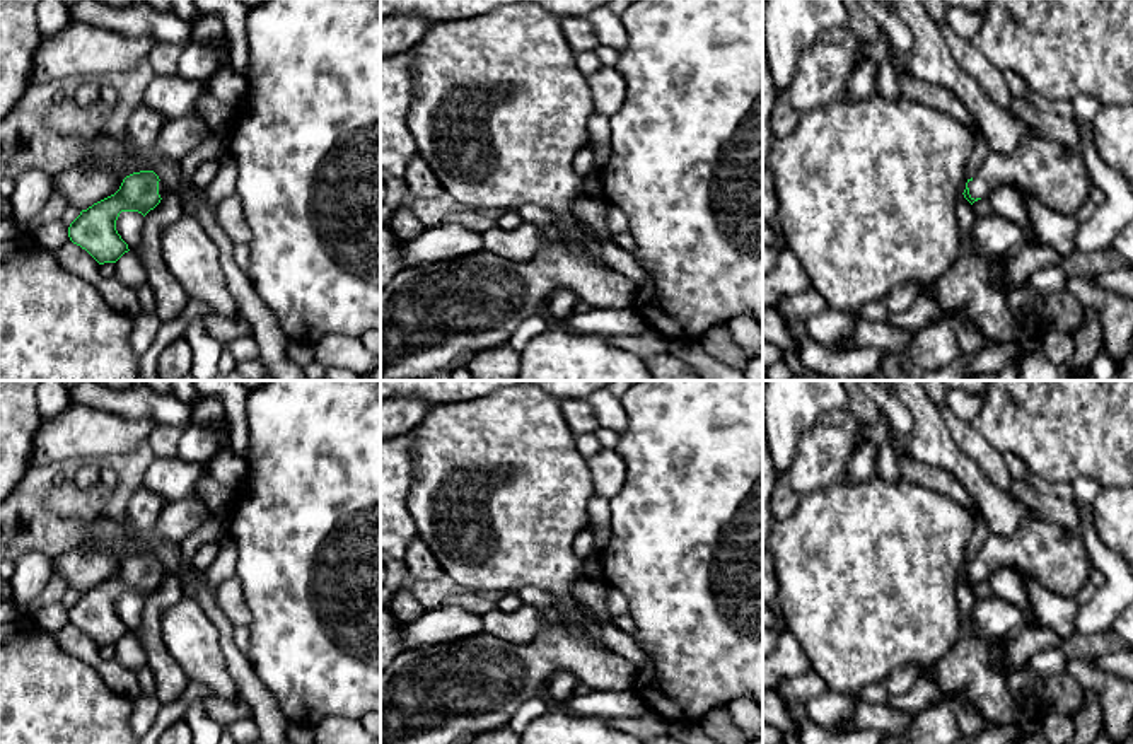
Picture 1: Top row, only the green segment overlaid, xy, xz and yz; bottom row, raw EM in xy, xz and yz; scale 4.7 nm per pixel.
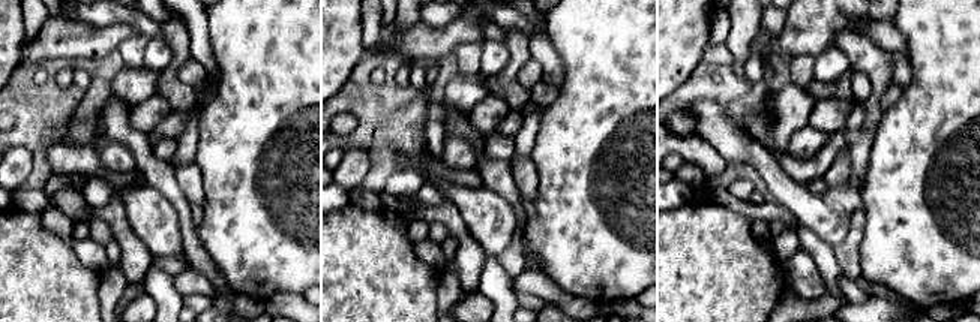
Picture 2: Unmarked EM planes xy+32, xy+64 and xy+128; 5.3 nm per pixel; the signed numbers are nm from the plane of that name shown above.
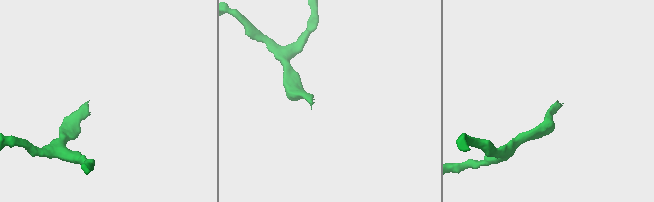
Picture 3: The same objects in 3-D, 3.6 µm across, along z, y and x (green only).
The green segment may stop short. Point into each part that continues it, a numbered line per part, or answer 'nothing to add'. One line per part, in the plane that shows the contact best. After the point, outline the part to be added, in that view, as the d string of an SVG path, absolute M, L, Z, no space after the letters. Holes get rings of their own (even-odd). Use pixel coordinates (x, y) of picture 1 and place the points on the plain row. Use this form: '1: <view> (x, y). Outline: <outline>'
1: yz (1043, 550). Outline: M1027 519L1012 538L990 534L967 570L976 582L1000 567L1019 570L1049 592L1073 599L1089 582L1094 565L1080 534L1046 519Z

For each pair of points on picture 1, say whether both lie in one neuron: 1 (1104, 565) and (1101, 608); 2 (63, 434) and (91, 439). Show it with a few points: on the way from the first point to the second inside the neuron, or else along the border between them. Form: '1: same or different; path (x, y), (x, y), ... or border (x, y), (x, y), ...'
1: same; path (1111, 575), (1111, 598)
2: same; path (70, 434), (84, 434)

